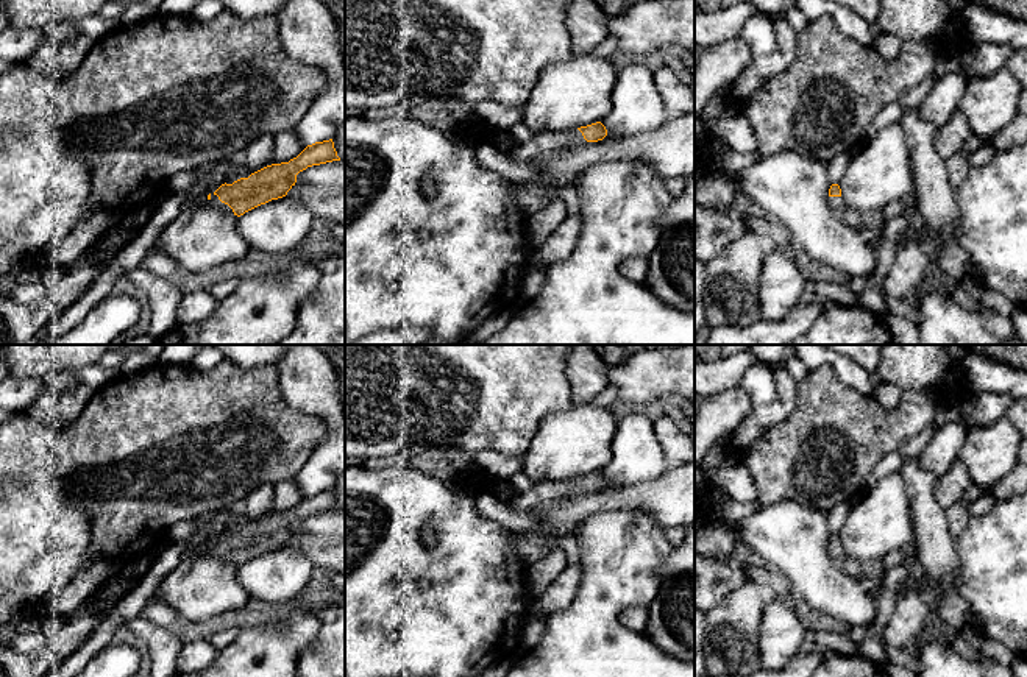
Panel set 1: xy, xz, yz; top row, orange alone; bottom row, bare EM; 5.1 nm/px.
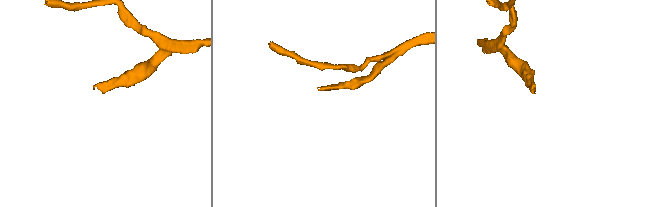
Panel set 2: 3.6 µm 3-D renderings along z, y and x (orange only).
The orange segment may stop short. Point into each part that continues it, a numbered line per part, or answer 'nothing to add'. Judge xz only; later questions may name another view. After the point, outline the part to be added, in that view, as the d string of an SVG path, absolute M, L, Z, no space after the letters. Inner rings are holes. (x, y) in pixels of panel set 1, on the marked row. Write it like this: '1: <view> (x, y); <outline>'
1: xz (542, 144); M568 129L560 133L538 133L528 142L518 142L510 150L504 151L515 161L532 164L535 159L545 154L554 154L557 151L573 148L587 144L579 129Z

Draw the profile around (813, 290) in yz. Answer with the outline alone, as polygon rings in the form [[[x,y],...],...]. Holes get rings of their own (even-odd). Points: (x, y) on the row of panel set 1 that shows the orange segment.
[[[805,281],[804,292],[799,296],[799,306],[812,303],[837,303],[852,307],[860,304],[860,295],[854,293],[848,284]]]

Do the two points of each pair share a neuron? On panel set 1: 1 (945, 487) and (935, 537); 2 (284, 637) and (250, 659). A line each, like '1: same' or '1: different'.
1: different
2: same

